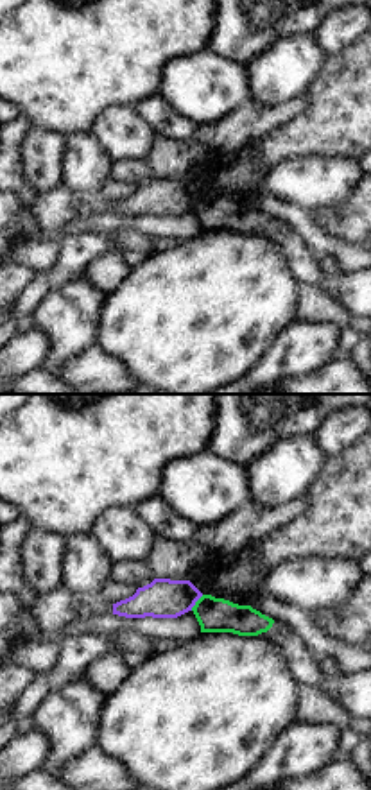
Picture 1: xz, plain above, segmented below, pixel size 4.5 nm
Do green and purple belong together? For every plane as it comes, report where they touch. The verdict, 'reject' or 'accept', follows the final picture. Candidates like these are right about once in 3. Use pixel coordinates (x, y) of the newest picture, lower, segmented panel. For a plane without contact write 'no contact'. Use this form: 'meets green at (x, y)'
meets green at (196, 602)

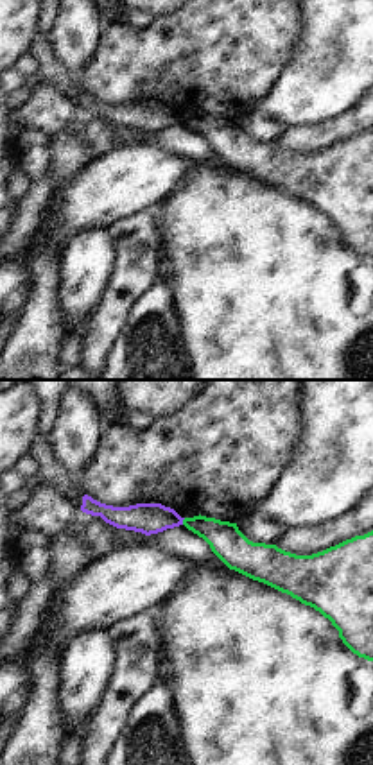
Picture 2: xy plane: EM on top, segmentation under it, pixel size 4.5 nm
meets green at (183, 522)

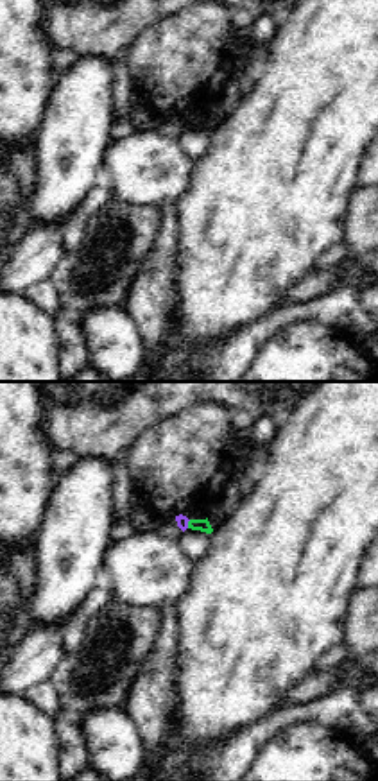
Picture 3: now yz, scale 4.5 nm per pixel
meets green at (188, 523)

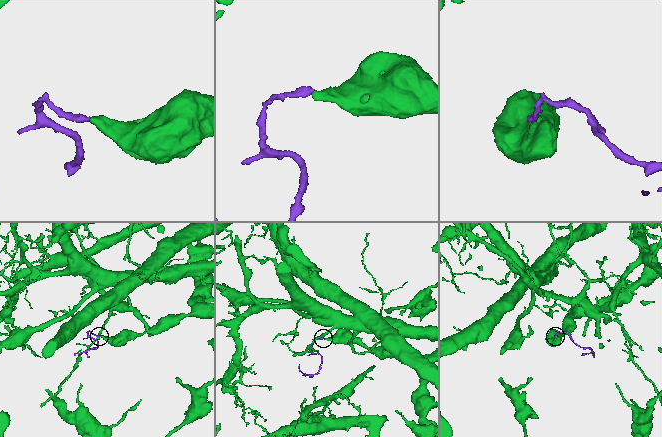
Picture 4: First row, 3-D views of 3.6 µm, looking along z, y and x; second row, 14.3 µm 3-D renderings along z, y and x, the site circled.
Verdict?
reject

